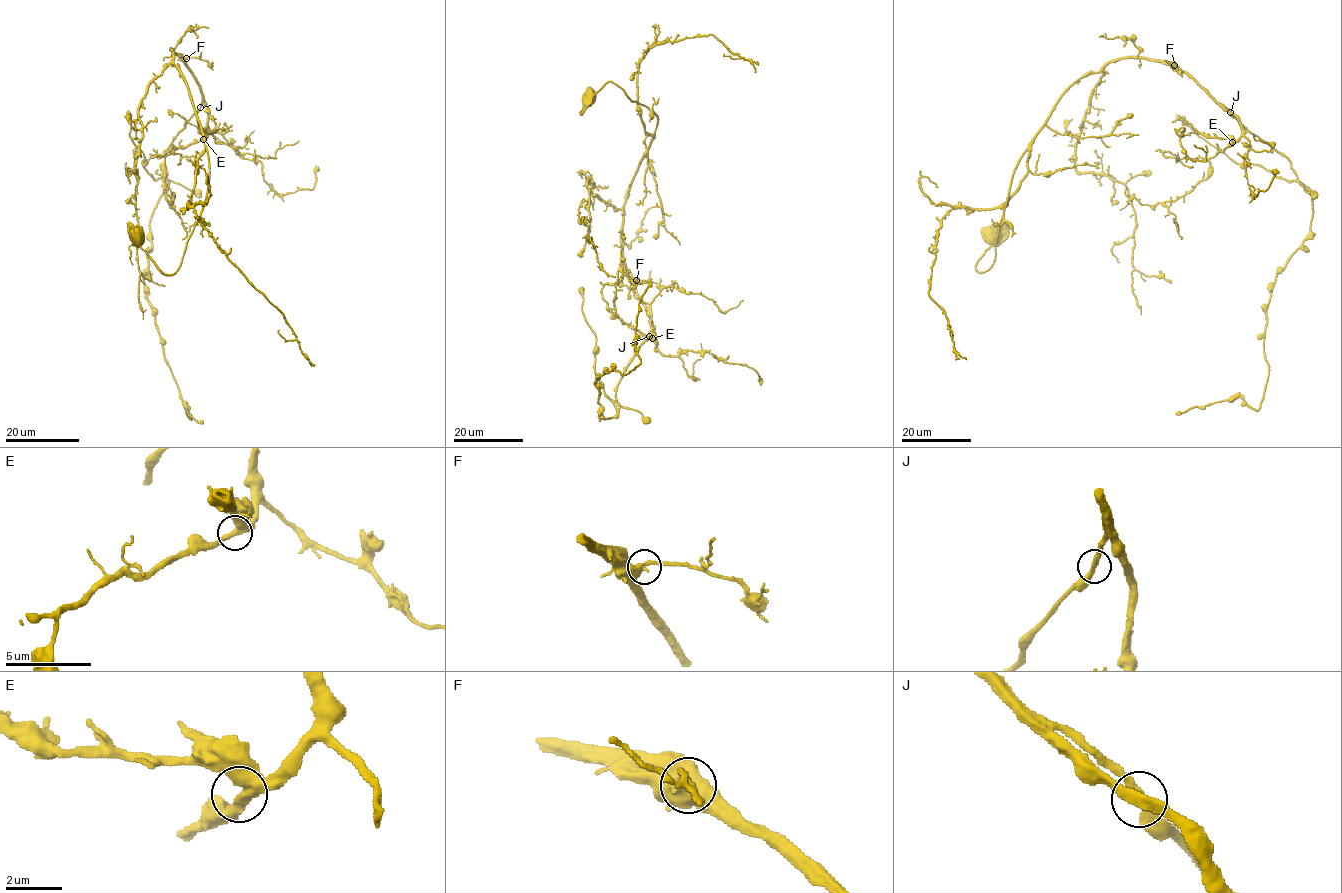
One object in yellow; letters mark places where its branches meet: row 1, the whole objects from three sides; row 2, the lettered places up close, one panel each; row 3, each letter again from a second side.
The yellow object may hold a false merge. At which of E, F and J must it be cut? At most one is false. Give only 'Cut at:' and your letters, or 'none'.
Cut at: none

